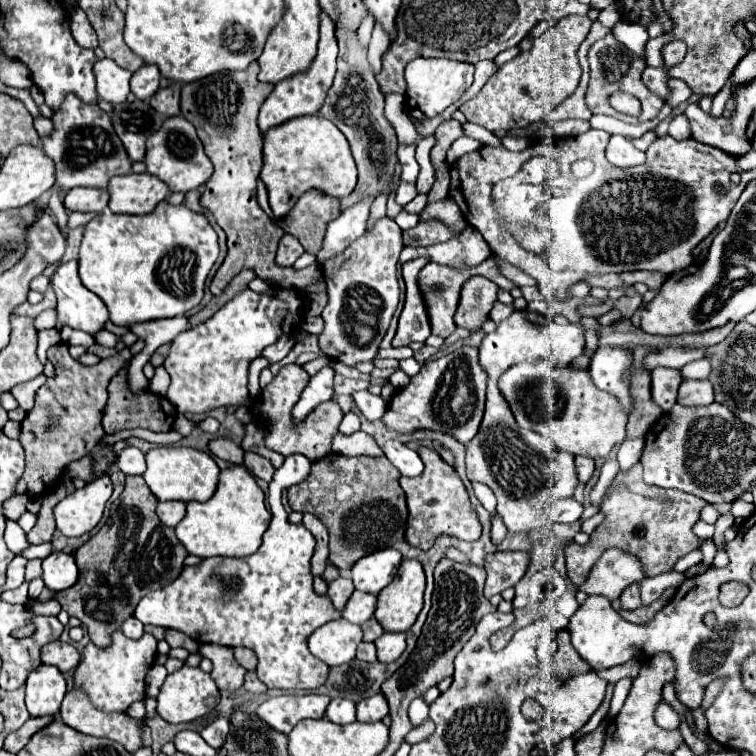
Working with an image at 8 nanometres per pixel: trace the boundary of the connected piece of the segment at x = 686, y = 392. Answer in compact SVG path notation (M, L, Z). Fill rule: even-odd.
M708 379L682 381L682 385L678 389L678 403L680 405L696 407L696 405L710 405L712 401L714 401L714 391L712 391L712 383Z

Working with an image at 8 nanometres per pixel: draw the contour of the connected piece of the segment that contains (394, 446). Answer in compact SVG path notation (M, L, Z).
M388 439L382 445L384 455L388 457L388 461L406 477L416 477L422 473L422 459L418 457L418 453L414 449L410 449L406 443L398 441L398 439Z

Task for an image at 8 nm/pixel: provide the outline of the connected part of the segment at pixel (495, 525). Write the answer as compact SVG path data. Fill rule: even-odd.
M494 517L494 519L492 519L492 533L490 533L490 537L492 537L492 543L496 546L504 541L504 537L506 537L506 527L504 527L504 523L502 523L500 517Z

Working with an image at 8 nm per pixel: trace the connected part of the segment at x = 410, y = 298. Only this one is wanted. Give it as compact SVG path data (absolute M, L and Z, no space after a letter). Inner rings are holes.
M418 257L402 263L402 277L406 283L406 303L398 321L398 331L392 341L394 347L410 345L412 341L426 341L430 337L428 313L424 311L424 299L418 287L418 273L430 261L430 257Z

